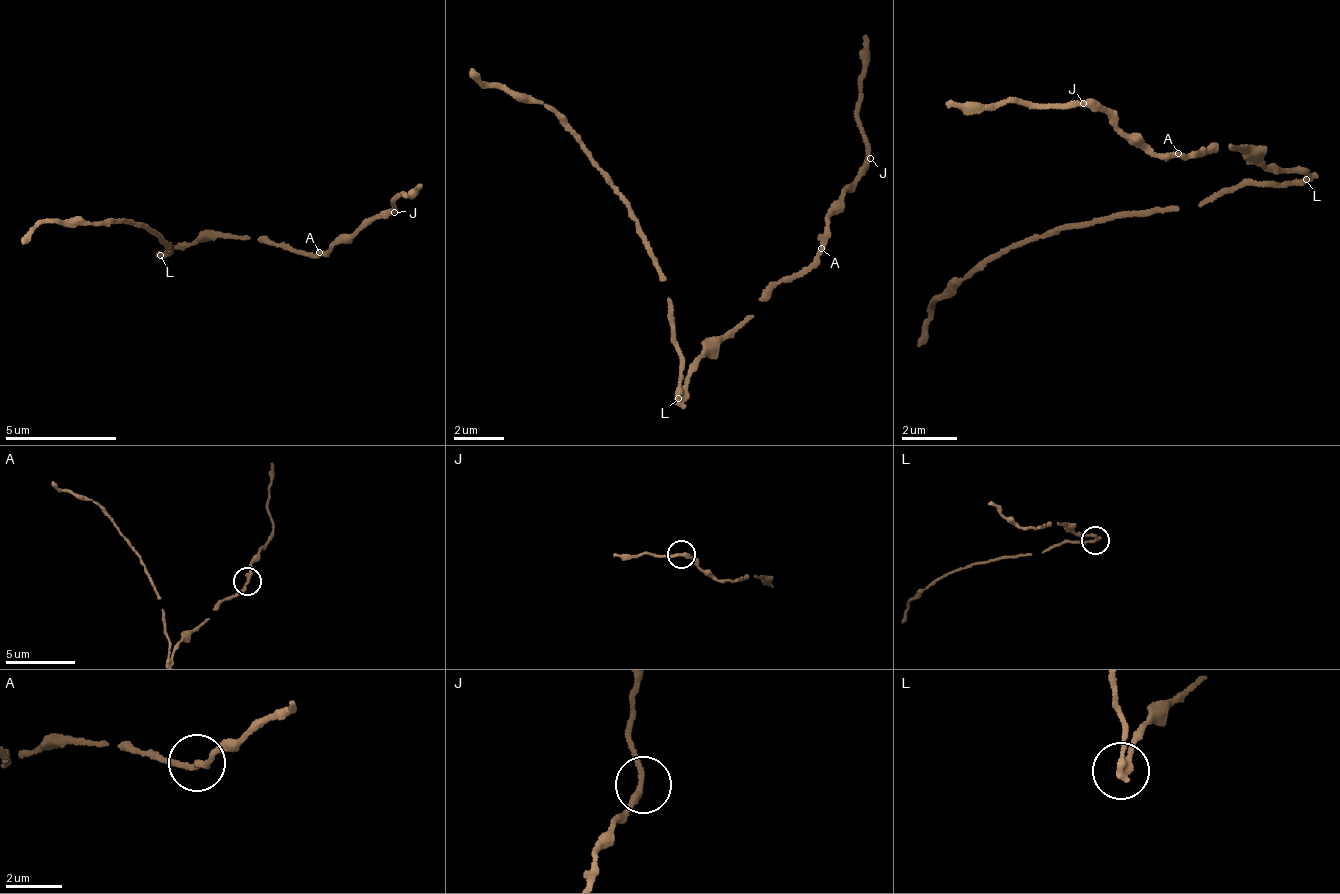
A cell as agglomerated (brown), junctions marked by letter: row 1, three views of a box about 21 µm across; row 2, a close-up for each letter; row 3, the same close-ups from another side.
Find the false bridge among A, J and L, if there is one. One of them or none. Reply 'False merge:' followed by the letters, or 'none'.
False merge: L

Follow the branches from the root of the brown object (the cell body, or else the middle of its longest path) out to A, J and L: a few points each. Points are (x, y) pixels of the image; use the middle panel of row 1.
A: (691, 366), (745, 324), (758, 299), (764, 300), (786, 280), (792, 281), (821, 248)
J: (691, 366), (753, 316), (758, 299), (815, 259), (823, 246), (827, 207), (870, 158)
L: (691, 366), (691, 383), (679, 400)

